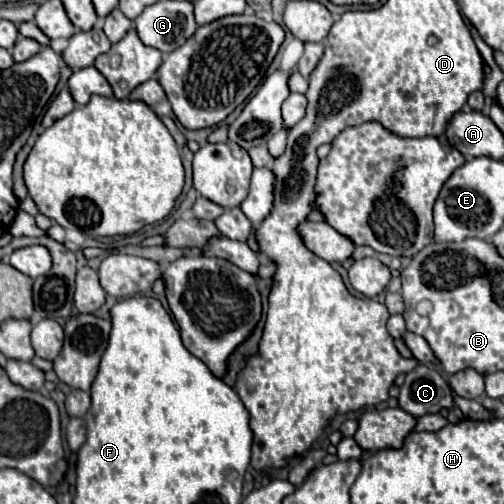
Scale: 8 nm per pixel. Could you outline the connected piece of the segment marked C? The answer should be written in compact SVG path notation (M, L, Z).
M423 364L415 366L401 386L399 408L413 414L415 418L425 414L439 414L443 408L451 410L455 406L453 392L443 376L435 368Z

